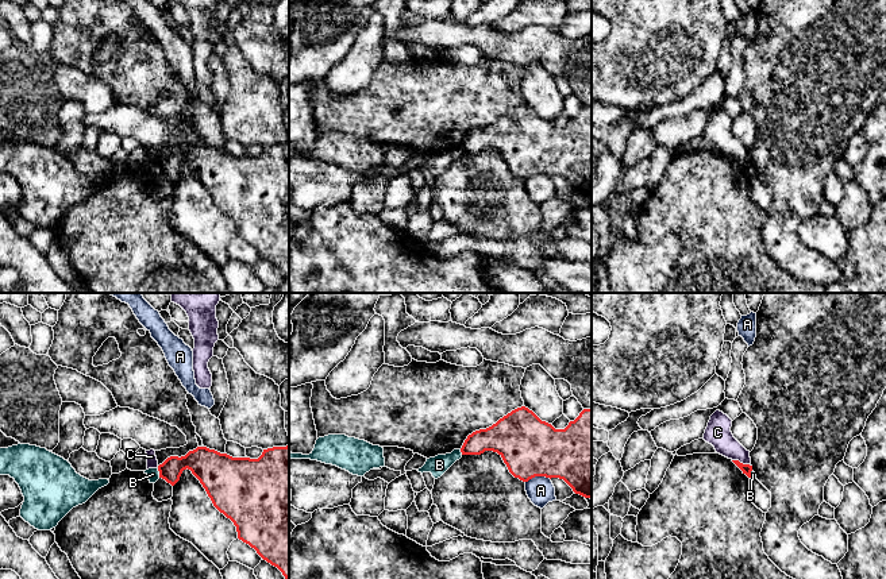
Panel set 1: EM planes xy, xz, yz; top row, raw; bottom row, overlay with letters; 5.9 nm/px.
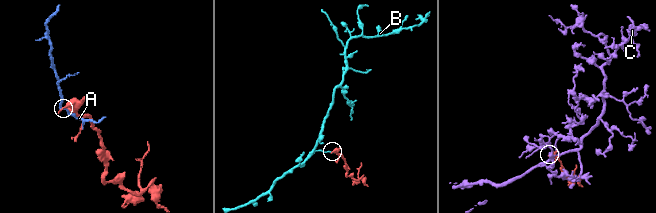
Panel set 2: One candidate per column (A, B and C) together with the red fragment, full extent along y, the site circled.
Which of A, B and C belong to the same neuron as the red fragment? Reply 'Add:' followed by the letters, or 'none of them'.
Add: none of them

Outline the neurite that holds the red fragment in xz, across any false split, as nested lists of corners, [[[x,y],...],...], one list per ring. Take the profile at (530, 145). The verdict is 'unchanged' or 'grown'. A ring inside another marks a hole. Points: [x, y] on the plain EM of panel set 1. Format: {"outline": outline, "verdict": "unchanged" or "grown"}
{"outline": [[[525,104],[517,105],[465,138],[462,153],[497,150],[523,180],[535,174],[563,177],[575,192],[592,197],[592,107],[565,127],[555,127]]], "verdict": "unchanged"}

